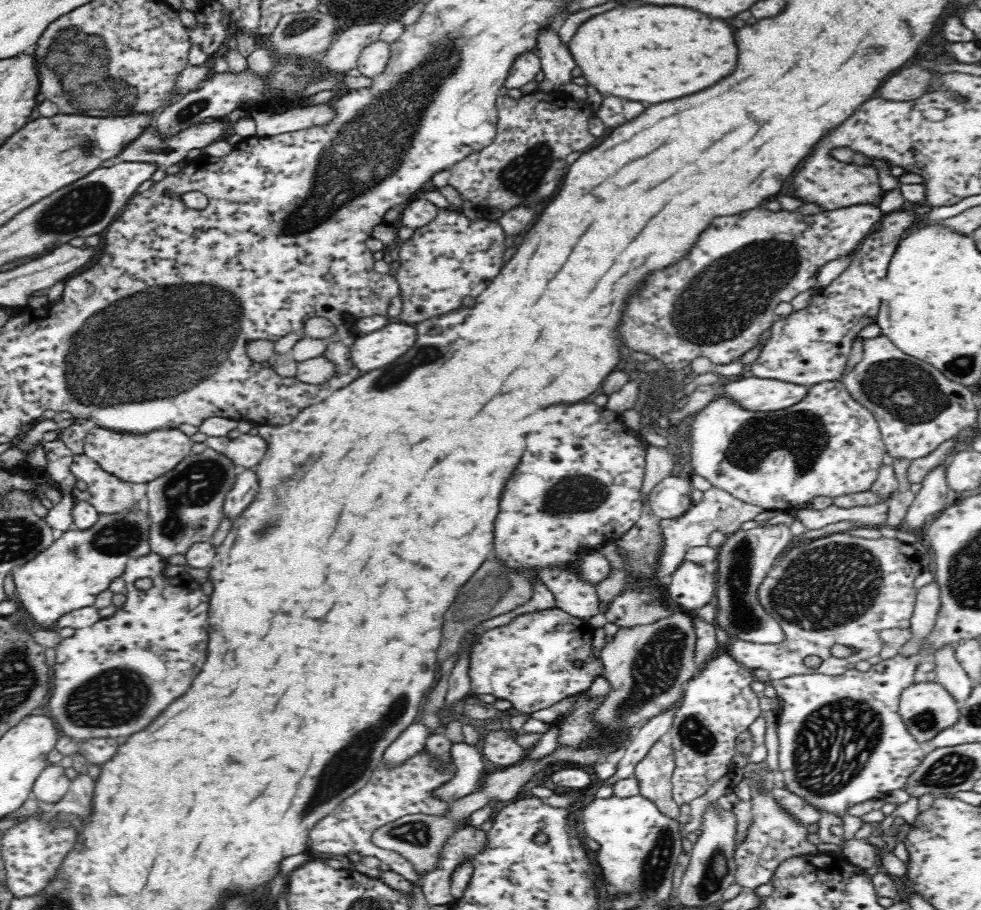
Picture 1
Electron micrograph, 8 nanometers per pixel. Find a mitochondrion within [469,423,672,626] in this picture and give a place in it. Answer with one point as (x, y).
(577, 494)

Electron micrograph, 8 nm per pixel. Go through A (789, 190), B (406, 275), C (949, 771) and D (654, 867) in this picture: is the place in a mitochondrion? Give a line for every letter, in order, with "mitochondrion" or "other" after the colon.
A: other
B: other
C: mitochondrion
D: mitochondrion

